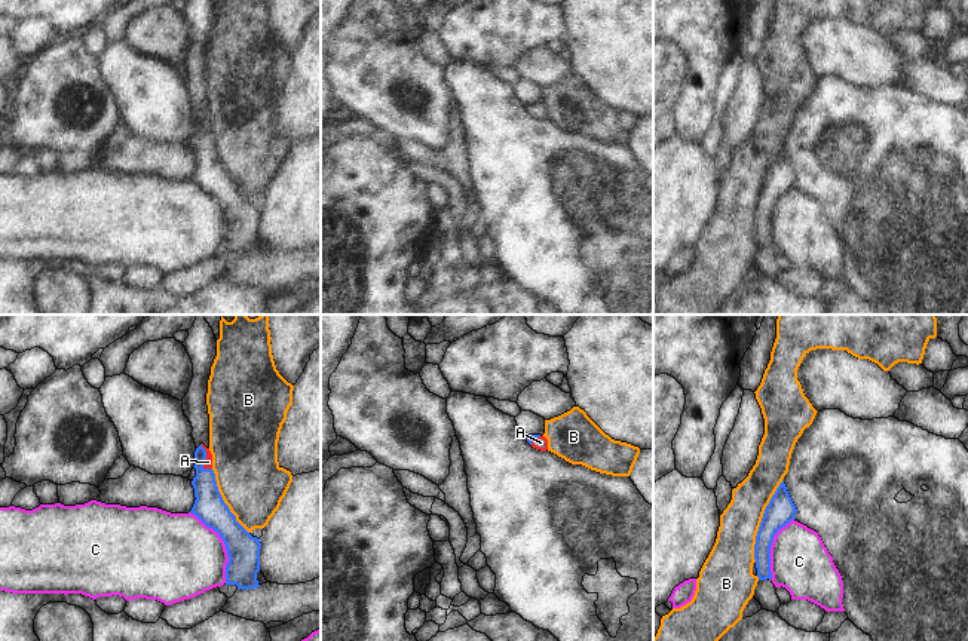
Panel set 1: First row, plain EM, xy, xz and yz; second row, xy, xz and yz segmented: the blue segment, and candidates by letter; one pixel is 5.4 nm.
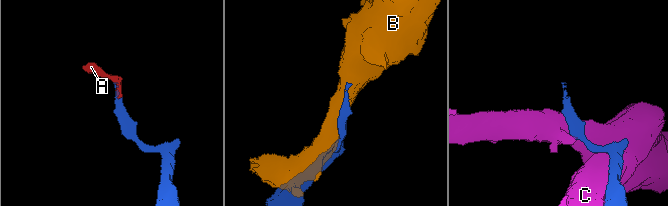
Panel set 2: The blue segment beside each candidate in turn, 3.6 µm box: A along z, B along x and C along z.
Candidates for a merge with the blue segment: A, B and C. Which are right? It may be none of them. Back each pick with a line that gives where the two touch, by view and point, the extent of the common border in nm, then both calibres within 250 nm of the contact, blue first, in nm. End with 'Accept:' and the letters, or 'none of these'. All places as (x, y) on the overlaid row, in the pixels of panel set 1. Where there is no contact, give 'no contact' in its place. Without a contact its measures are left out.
A: contact xy (205, 457); length 160 nm; calibres 150 and 50 nm
Accept: A

